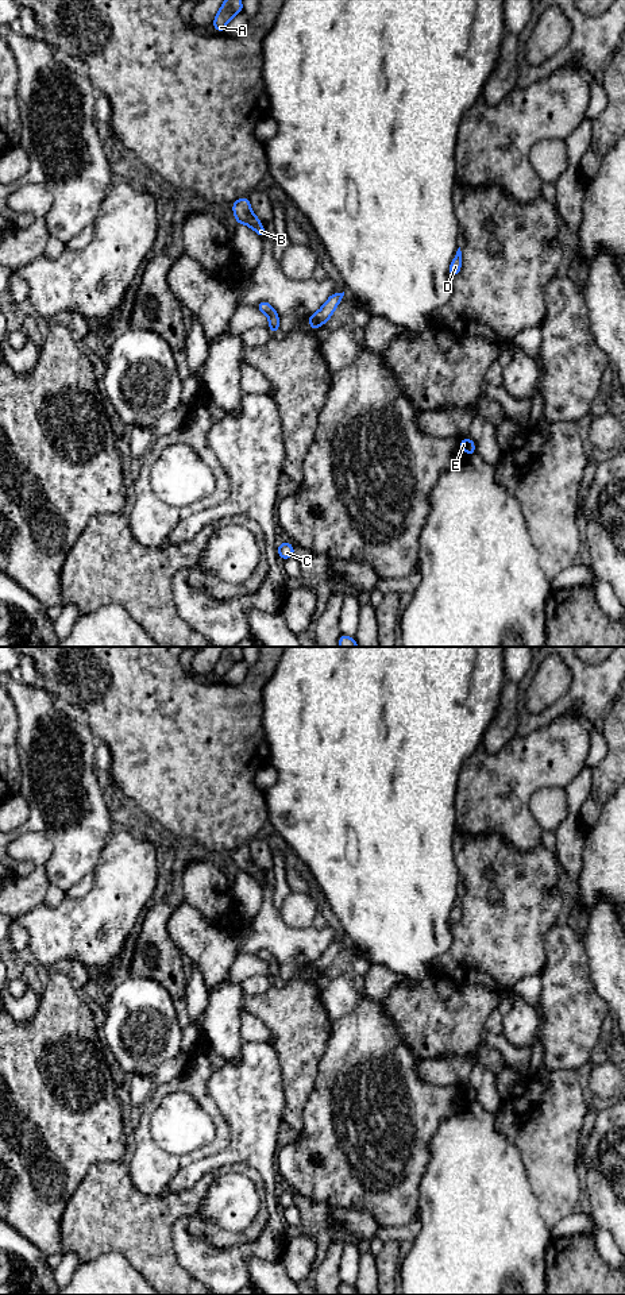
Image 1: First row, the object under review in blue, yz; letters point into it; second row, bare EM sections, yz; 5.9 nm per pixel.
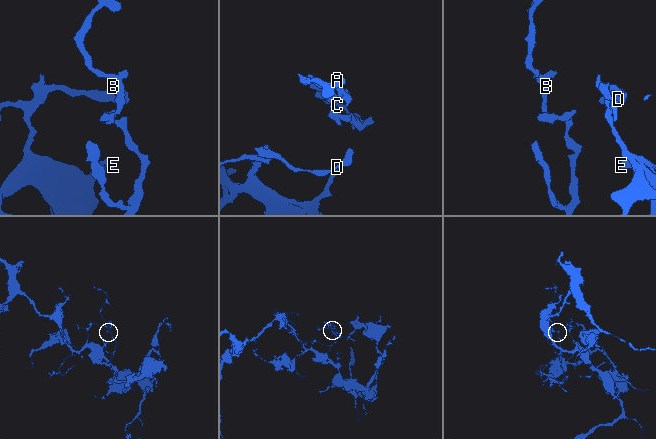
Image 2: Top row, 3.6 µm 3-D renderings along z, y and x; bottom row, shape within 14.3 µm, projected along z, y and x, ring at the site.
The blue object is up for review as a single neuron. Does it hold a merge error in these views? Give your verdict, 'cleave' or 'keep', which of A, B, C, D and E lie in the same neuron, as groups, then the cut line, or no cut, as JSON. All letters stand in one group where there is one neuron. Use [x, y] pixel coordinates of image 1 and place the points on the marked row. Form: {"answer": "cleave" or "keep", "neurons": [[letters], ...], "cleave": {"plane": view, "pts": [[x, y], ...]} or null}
{"answer": "cleave", "neurons": [["A", "B"], ["C", "D", "E"]], "cleave": {"plane": "yz", "pts": [[311, 322], [320, 324]]}}

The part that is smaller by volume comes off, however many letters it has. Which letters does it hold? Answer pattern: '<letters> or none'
A, B

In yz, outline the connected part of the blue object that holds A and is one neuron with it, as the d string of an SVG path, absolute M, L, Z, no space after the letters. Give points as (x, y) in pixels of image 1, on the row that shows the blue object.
M225 0L212 26L219 31L219 32L224 32L225 31L225 26L227 23L235 16L238 15L239 12L243 12L243 4L240 0Z

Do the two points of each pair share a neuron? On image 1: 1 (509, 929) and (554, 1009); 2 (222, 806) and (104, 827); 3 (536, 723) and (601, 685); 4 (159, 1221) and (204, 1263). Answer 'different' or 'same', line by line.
1: different
2: different
3: same
4: different

